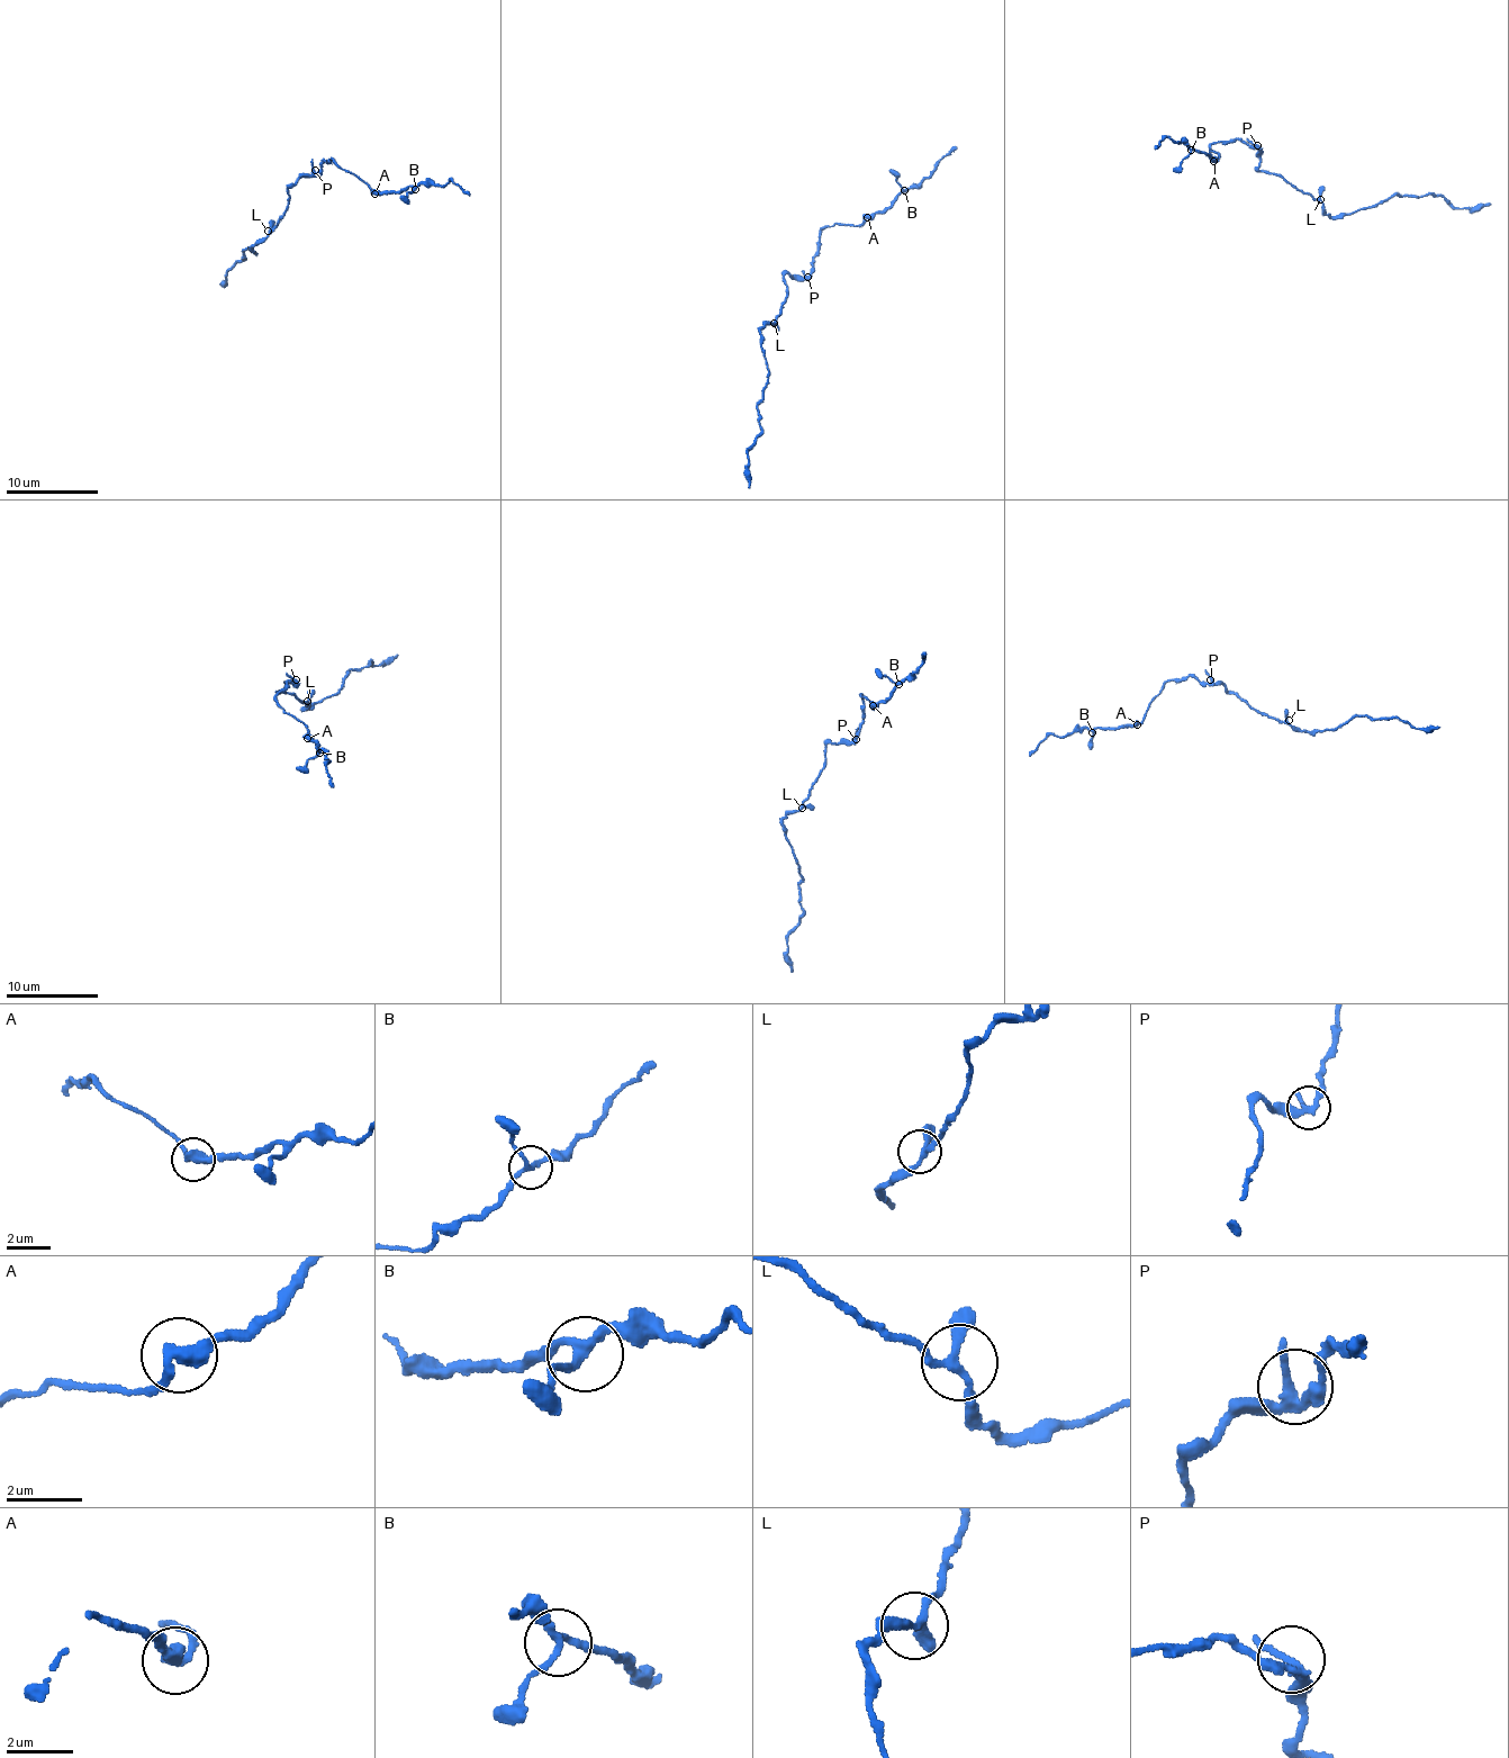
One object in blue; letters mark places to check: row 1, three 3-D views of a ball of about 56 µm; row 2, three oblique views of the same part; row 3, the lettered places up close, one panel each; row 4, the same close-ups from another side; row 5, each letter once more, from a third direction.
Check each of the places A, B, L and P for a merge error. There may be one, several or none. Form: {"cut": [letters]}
{"cut": []}

